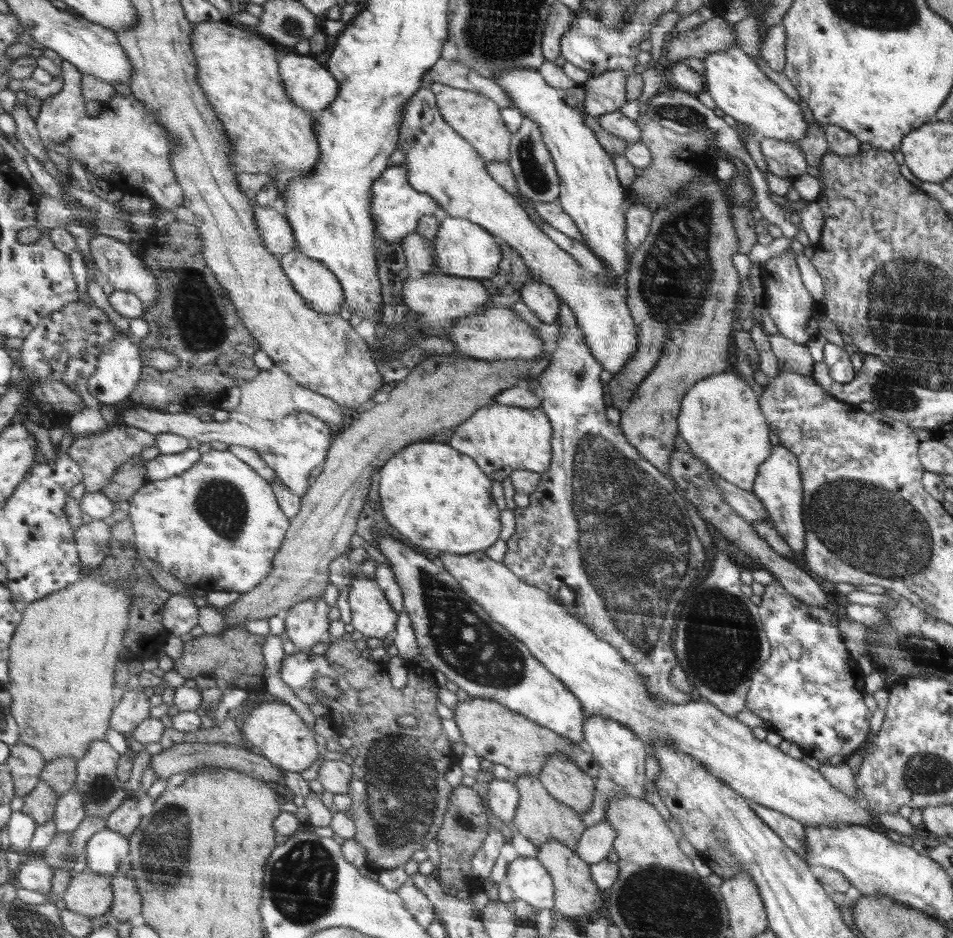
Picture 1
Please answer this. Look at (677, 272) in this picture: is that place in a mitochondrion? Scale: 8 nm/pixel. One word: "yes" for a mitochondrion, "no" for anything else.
yes

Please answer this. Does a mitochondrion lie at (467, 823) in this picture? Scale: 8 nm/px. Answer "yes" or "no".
yes

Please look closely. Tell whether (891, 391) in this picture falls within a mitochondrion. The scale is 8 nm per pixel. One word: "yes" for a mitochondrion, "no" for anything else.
yes

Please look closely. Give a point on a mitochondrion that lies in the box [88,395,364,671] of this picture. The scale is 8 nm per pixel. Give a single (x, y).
(221, 504)

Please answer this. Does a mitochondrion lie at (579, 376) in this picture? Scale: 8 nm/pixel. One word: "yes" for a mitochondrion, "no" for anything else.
no

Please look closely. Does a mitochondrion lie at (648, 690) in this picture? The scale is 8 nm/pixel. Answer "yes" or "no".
no

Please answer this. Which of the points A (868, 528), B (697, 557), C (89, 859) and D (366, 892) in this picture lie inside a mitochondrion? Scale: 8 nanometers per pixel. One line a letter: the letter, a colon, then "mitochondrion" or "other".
A: mitochondrion
B: mitochondrion
C: other
D: other

